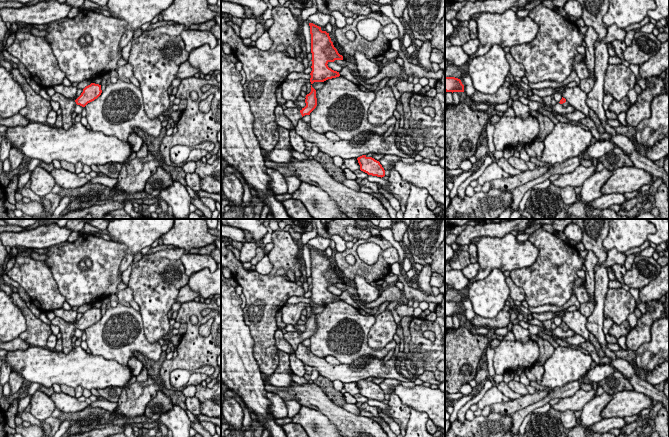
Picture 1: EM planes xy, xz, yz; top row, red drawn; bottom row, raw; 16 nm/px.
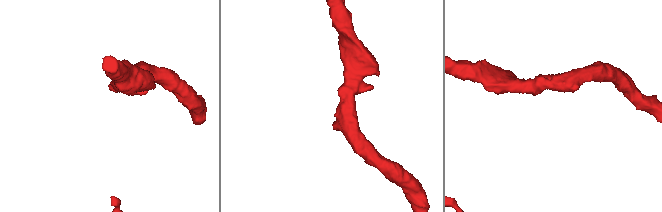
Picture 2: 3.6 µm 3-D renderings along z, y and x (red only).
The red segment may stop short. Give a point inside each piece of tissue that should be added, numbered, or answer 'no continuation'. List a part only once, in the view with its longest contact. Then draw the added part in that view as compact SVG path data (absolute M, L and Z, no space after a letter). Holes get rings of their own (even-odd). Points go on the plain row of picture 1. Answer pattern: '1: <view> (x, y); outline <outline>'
1: xz (293, 338); outline M286 332L283 334L284 340L291 345L293 350L295 351L300 343L302 343L302 339L300 334L297 332Z

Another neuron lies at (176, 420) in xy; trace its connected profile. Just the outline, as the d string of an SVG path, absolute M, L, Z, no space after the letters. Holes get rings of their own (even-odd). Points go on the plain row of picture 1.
M174 404L159 420L172 432L172 437L190 437L191 421L180 406Z

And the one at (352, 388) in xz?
M357 382L344 383L343 389L345 389L347 393L353 396L360 393L360 389L358 387Z

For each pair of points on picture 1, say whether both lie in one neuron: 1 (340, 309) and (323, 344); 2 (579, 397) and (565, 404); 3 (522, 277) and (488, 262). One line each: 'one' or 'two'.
1: one
2: one
3: two

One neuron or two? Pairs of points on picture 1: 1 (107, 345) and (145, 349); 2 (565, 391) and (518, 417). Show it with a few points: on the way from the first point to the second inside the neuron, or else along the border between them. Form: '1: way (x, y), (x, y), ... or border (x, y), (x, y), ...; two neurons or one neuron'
1: way (116, 345), (136, 346); one neuron
2: way (553, 394), (530, 408); one neuron

